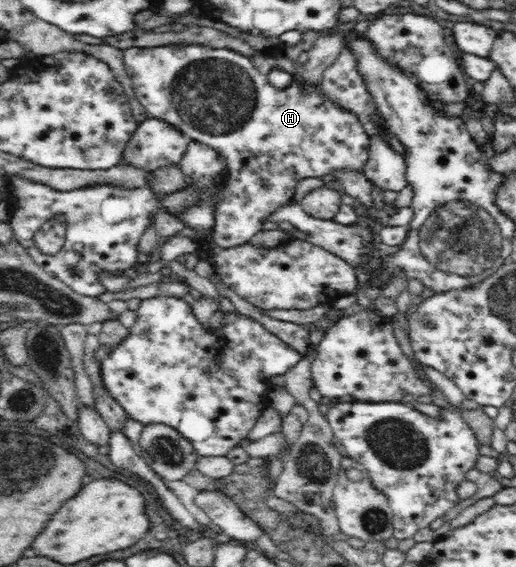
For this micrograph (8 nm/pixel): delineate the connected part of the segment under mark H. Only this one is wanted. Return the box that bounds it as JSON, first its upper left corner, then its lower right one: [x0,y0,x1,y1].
[122,42,370,247]

